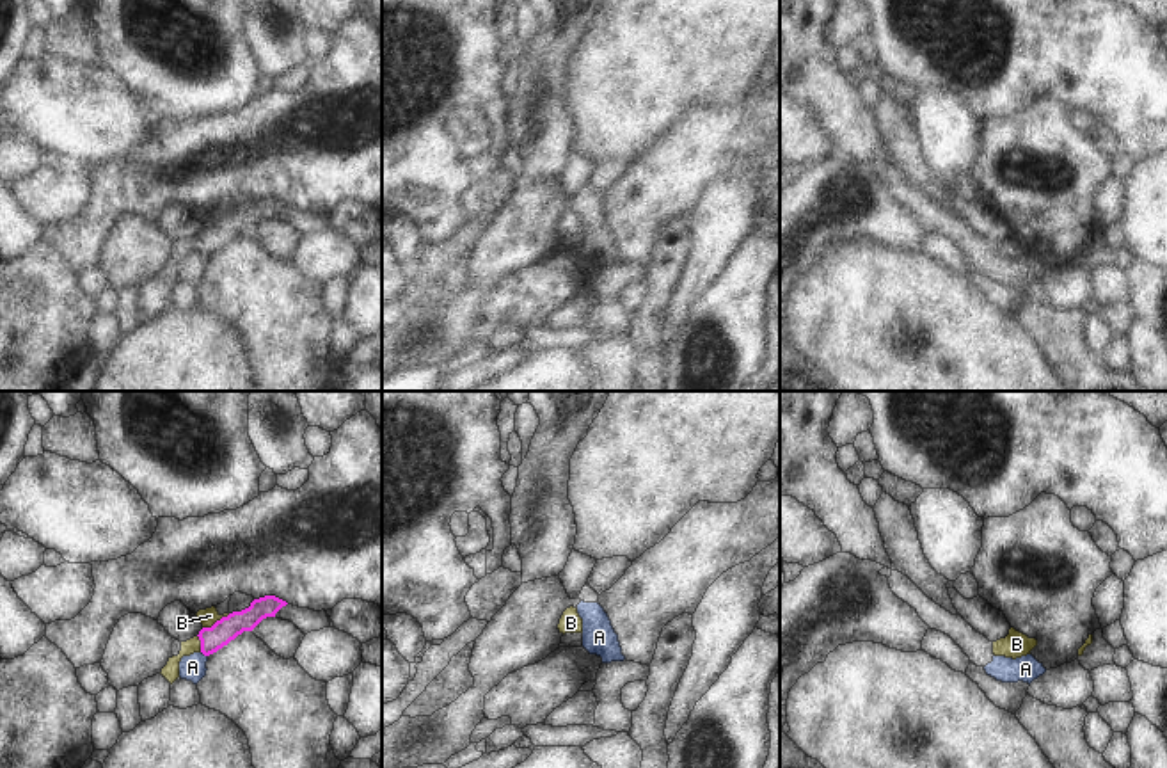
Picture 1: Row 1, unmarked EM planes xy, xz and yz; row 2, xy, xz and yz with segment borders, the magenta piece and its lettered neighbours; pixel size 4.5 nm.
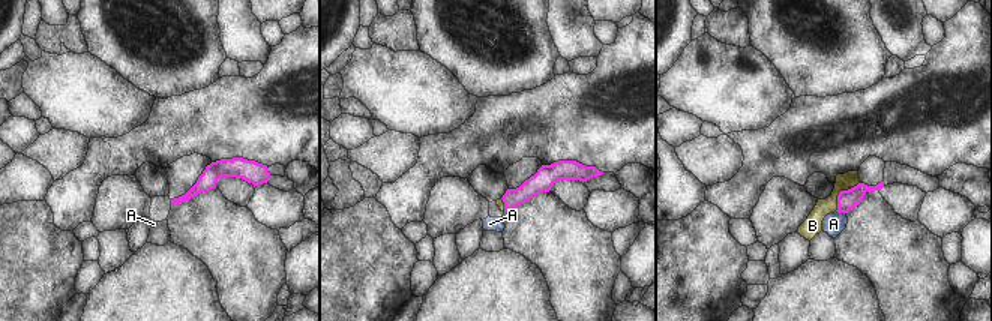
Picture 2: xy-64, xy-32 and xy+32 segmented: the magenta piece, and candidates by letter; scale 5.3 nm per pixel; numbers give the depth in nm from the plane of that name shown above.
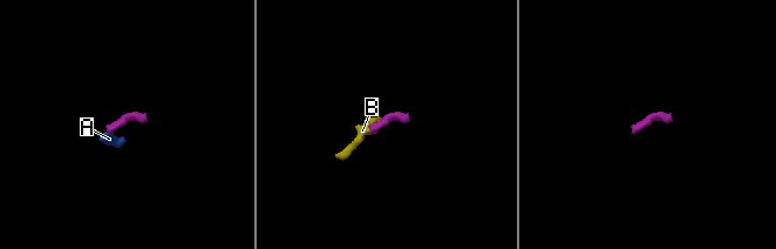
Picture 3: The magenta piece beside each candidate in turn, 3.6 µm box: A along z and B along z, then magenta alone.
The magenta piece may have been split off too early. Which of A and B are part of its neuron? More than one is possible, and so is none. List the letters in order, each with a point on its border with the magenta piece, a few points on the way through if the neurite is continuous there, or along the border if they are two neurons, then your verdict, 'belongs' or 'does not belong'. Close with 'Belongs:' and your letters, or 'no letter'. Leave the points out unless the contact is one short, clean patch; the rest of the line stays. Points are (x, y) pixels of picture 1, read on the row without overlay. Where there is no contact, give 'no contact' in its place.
A: contact xy (205, 256); border xy (201, 253), (206, 258); does not belong
B: contact xy (217, 223); way xy (228, 230), (217, 223), (210, 217); belongs
Belongs: B

